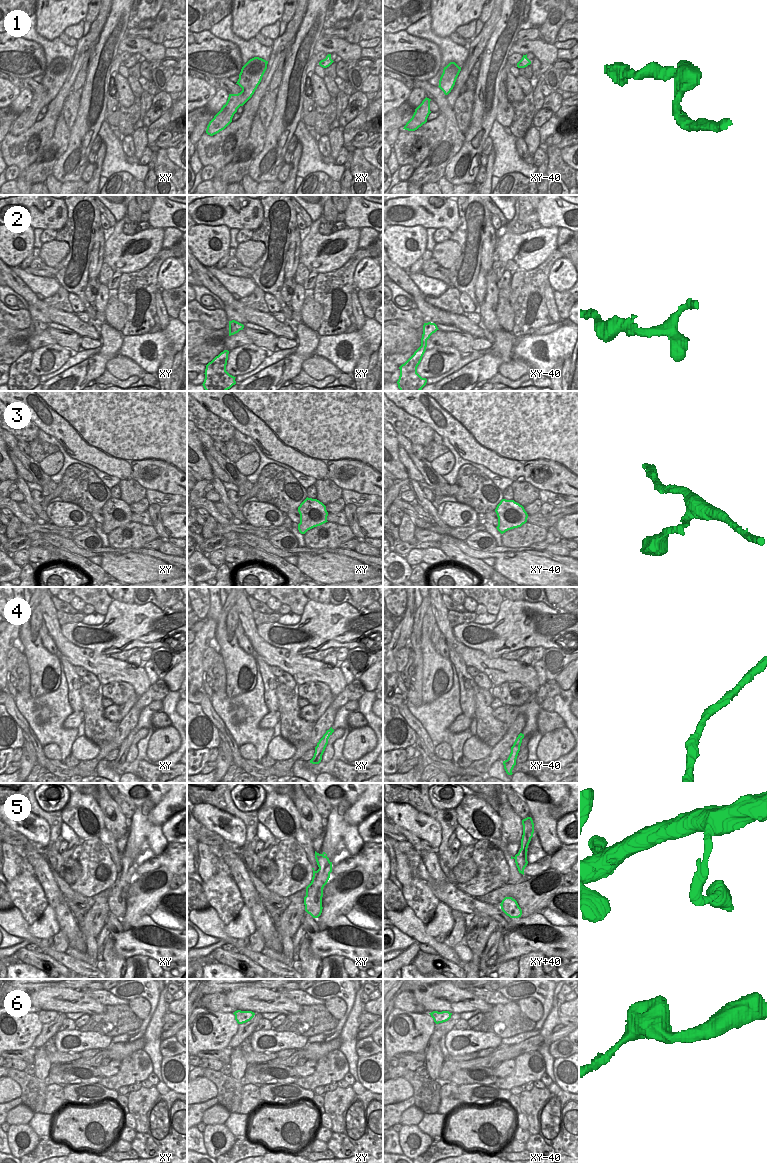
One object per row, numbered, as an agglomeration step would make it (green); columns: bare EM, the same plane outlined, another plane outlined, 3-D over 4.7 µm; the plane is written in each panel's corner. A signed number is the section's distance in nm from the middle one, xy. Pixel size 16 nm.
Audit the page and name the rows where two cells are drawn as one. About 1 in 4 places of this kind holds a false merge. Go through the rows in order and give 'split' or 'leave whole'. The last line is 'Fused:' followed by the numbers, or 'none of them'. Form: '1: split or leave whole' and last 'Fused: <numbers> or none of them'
1: leave whole
2: split
3: leave whole
4: leave whole
5: leave whole
6: leave whole
Fused: 2

